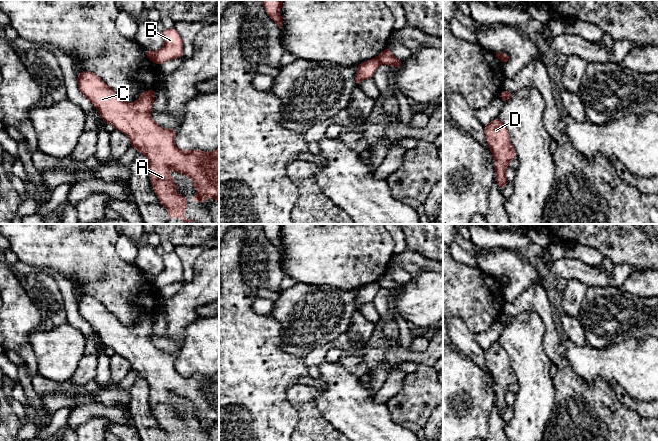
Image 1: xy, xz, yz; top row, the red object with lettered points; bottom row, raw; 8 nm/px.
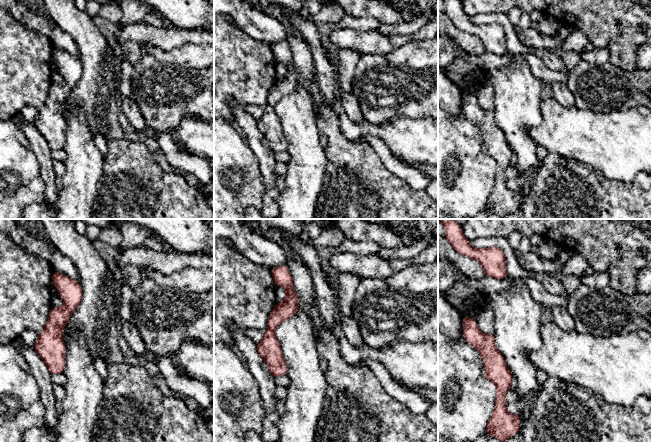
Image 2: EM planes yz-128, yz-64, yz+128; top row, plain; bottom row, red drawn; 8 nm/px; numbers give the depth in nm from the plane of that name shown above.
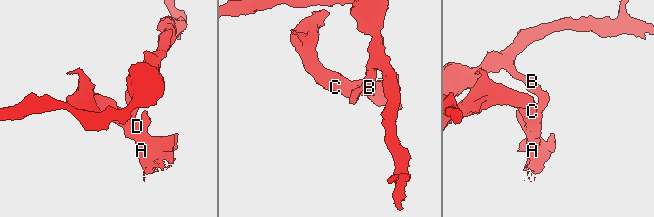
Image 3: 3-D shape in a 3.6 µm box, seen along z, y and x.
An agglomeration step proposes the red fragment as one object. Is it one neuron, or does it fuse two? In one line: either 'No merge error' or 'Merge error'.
Merge error

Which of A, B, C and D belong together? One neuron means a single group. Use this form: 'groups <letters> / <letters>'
groups A C D / B

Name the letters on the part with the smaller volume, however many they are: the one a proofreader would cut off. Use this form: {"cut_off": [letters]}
{"cut_off": ["A", "C", "D"]}

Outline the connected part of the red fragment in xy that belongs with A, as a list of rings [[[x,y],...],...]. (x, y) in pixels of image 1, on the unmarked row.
[[[80,296],[77,306],[80,316],[98,334],[103,345],[126,358],[130,362],[130,370],[143,377],[149,384],[150,406],[160,427],[167,432],[168,441],[184,441],[184,436],[189,430],[185,426],[188,421],[176,416],[176,407],[170,399],[171,394],[176,394],[192,404],[193,410],[199,416],[191,420],[194,426],[208,427],[207,421],[213,421],[219,426],[219,373],[211,376],[178,373],[175,370],[176,353],[163,353],[151,342],[150,336],[153,333],[156,315],[147,314],[136,326],[128,327],[124,326],[113,313],[92,296]]]

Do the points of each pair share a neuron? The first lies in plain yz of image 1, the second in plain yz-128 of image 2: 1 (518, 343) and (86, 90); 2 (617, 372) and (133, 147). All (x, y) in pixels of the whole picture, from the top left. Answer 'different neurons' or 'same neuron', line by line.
1: different neurons
2: different neurons

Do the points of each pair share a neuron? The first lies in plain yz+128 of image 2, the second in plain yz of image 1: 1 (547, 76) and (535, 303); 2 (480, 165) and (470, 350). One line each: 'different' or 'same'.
1: different
2: different

